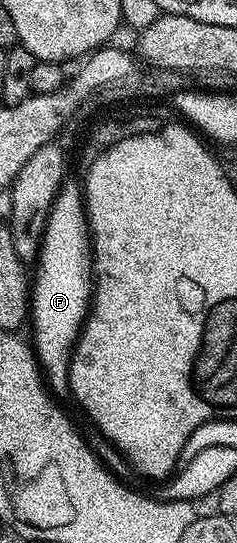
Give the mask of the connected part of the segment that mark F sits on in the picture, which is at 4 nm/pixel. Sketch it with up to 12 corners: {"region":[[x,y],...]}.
{"region":[[62,185],[31,286],[48,389],[69,398],[69,361],[91,306],[83,190]]}

